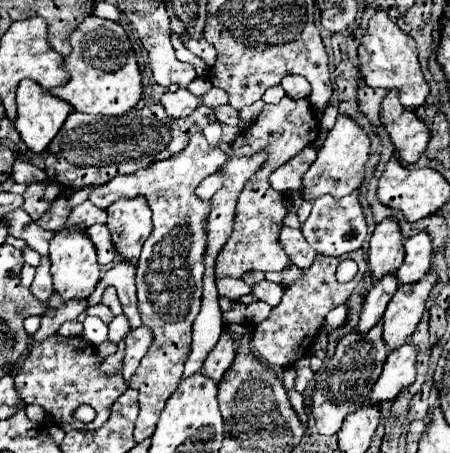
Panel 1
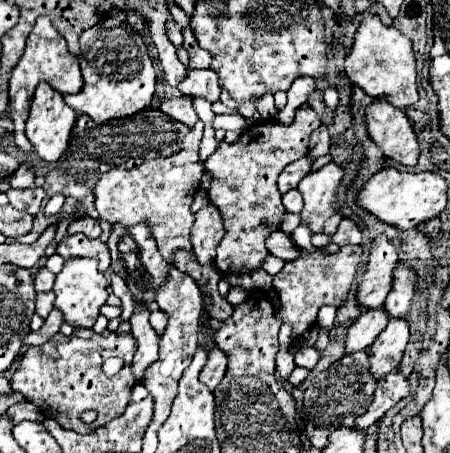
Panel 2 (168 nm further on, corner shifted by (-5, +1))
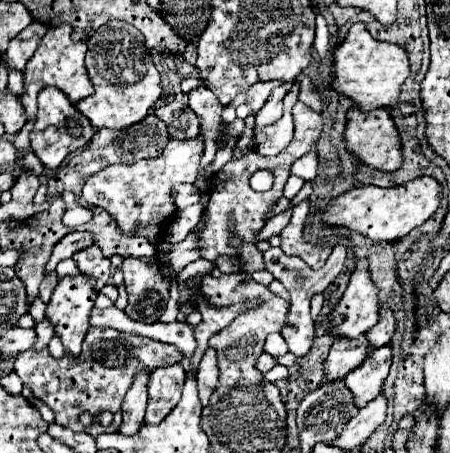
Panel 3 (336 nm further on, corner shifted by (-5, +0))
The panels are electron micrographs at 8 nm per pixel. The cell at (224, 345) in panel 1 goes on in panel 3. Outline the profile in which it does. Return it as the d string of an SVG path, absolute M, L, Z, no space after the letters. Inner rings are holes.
M207 348L199 362L197 370L197 386L199 386L199 400L203 406L207 406L209 396L213 394L219 380L219 368L217 368L217 354L213 348Z

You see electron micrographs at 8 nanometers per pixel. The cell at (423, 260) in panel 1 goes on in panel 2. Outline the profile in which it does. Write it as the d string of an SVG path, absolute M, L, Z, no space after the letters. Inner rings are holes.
M401 263L395 269L393 289L383 305L389 317L403 317L407 313L411 297L413 297L413 287L415 287L415 273Z

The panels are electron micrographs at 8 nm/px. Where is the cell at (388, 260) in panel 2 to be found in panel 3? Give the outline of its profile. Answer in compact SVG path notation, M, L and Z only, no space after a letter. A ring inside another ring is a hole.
M361 258L351 274L349 286L341 298L341 302L331 312L333 320L333 334L345 338L357 338L359 334L367 332L377 324L381 310L381 302L377 296L375 282L371 280L369 260Z

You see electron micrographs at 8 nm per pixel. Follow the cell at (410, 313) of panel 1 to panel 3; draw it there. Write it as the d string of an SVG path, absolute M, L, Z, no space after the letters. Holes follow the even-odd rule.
M389 344L379 346L363 360L361 366L357 366L353 372L345 376L345 384L349 386L349 390L353 390L359 408L371 402L381 392L383 382L391 368L391 360L393 360L391 346Z

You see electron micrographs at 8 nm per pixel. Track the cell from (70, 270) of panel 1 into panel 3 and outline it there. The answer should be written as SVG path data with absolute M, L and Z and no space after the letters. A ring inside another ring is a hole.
M83 272L75 274L75 276L65 276L59 280L59 284L53 290L51 302L47 304L47 312L45 316L53 322L55 332L61 336L61 342L65 346L67 352L71 354L79 354L81 352L81 342L89 330L89 314L93 310L93 304L97 300L97 290L95 290L95 280L93 276L87 276Z

